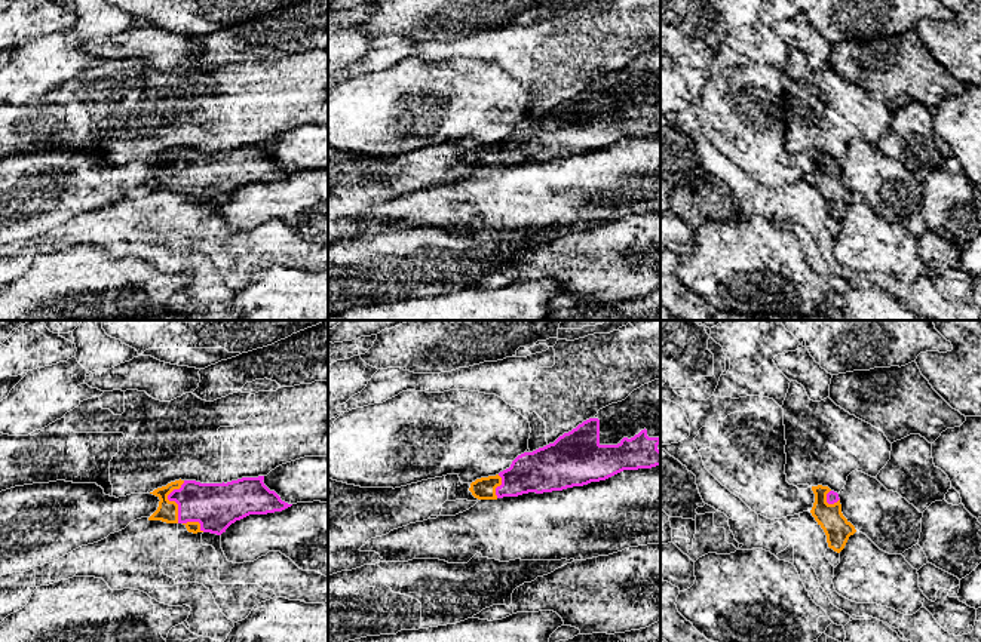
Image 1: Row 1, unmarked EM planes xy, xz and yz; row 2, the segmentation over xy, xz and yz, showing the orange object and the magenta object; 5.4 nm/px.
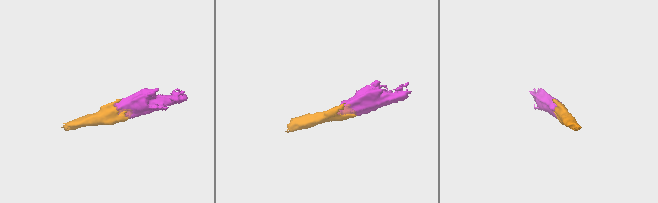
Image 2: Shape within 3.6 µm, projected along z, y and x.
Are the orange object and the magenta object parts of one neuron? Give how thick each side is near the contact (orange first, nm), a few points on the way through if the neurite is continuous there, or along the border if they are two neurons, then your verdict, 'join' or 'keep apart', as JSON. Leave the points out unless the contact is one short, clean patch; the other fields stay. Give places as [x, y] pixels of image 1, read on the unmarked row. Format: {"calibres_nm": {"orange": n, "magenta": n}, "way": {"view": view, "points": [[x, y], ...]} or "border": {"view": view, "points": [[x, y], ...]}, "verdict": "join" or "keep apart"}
{"calibres_nm": {"orange": 110, "magenta": 260}, "way": {"view": "xy", "points": [[166, 180], [171, 169], [215, 174]]}, "verdict": "join"}

